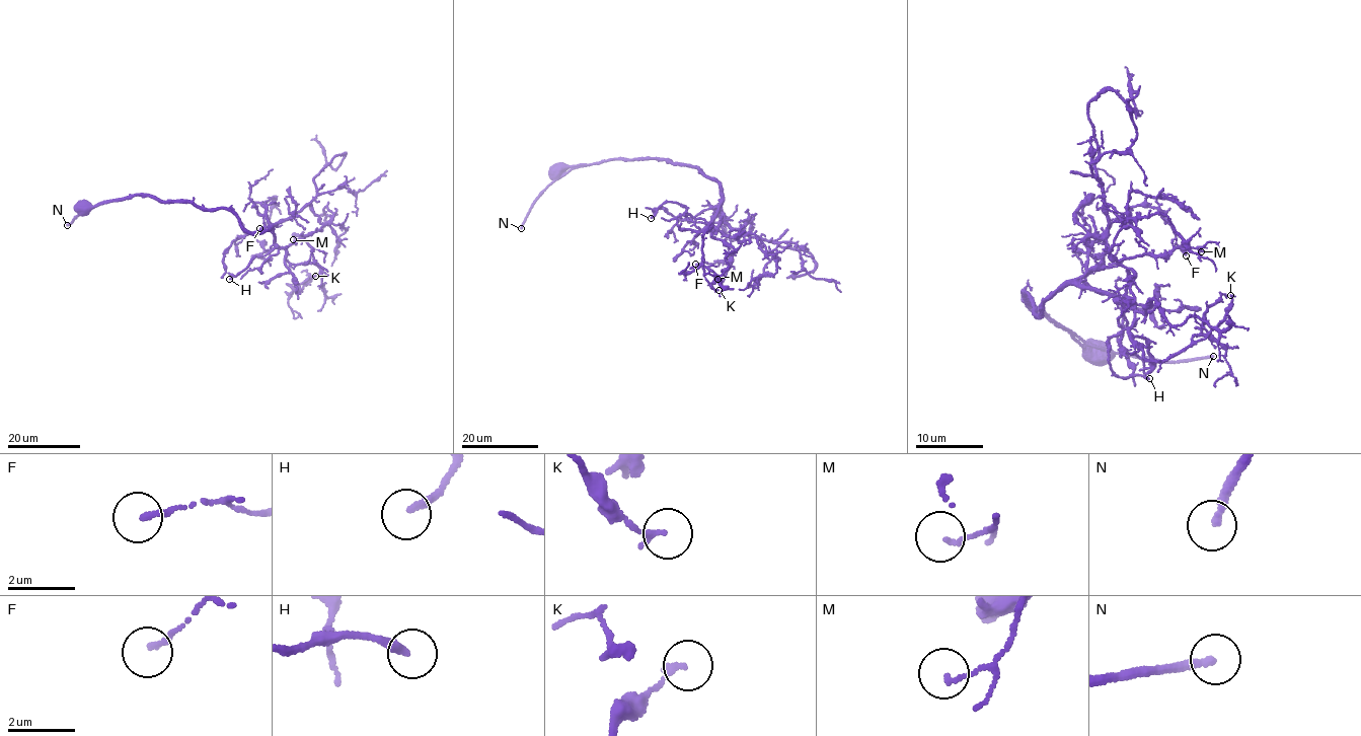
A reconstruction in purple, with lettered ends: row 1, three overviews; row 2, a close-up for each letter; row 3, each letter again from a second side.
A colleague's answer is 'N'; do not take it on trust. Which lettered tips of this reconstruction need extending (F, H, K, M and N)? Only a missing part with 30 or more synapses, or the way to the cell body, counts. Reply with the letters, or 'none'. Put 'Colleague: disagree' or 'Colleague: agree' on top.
Colleague: agree
N

